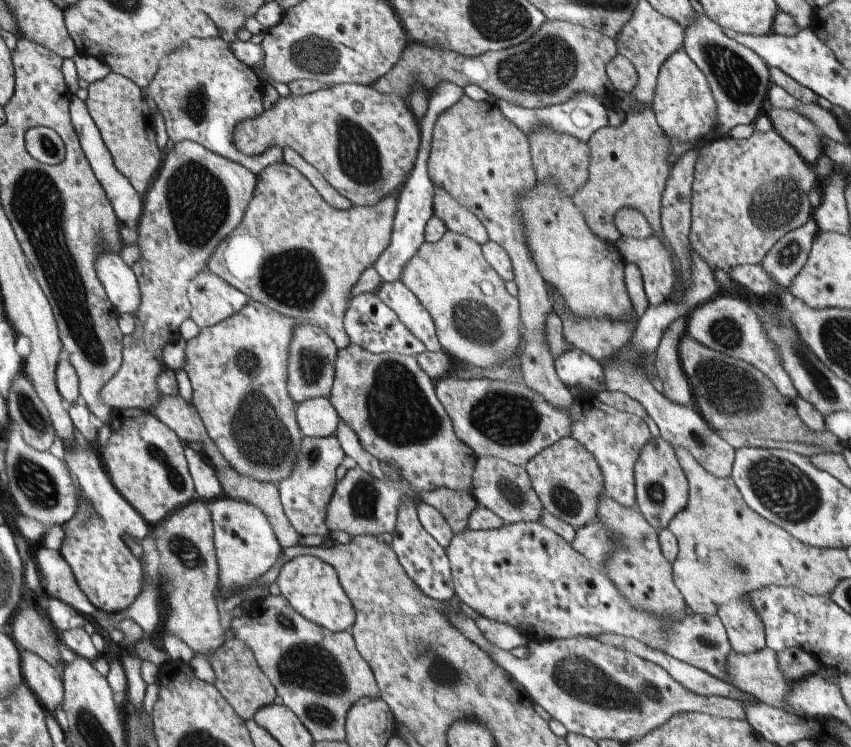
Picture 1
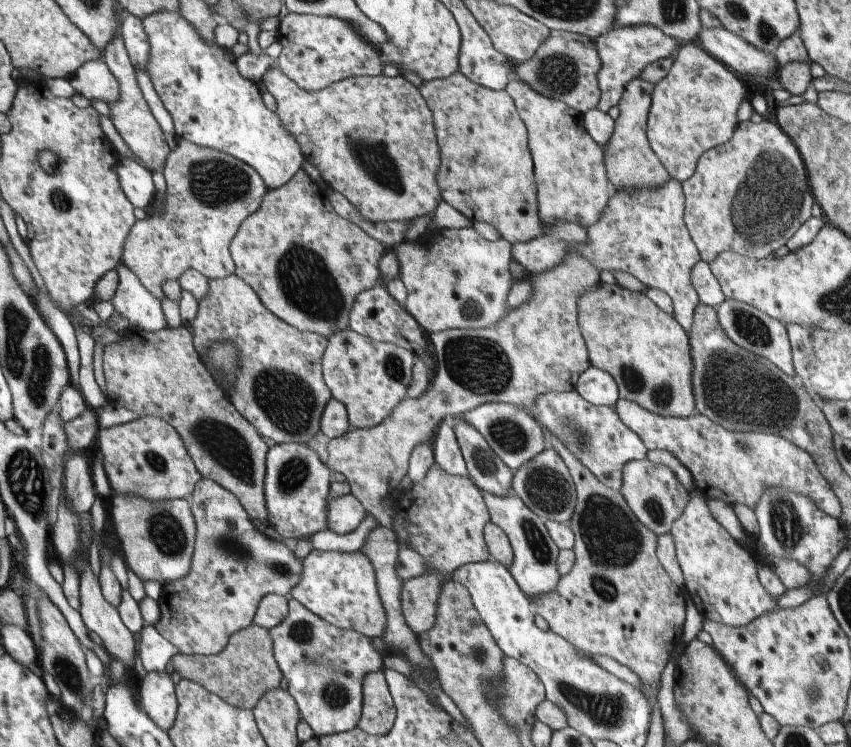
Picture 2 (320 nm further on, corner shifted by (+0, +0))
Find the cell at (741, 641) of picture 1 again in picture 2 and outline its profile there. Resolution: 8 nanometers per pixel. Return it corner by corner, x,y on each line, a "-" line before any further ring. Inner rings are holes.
694,489
687,492
689,500
681,516
671,524
670,534
675,557
688,594
697,606
702,619
741,628
761,614
777,608
781,596
769,595
757,579
757,561
713,520
703,495

